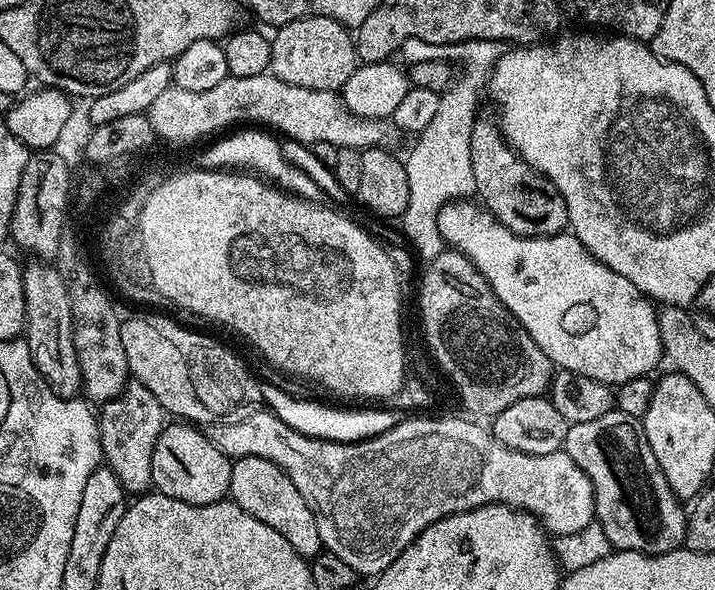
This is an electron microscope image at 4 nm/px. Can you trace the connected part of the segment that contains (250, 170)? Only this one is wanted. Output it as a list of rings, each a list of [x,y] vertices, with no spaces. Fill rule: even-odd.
[[[232,130],[211,142],[205,143],[196,156],[195,167],[206,172],[223,172],[225,170],[243,170],[248,174],[255,174],[264,183],[279,188],[281,192],[297,196],[311,204],[328,204],[329,197],[310,178],[309,174],[298,169],[283,156],[281,141],[275,135],[264,130]],[[276,139],[276,140],[275,140]],[[213,143],[213,144],[212,144]],[[208,144],[208,145],[207,145]]]

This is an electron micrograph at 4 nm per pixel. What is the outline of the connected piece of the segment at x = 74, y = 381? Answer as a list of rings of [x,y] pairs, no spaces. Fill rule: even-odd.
[[[28,262],[22,271],[22,294],[26,298],[23,339],[28,342],[38,374],[62,400],[79,397],[82,392],[78,354],[74,350],[73,318],[70,314],[70,294],[64,273],[48,262]]]

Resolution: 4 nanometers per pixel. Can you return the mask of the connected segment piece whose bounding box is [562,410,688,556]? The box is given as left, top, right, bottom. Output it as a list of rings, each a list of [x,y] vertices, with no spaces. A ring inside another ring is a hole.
[[[613,410],[591,422],[569,424],[562,451],[570,454],[570,458],[574,458],[578,466],[582,466],[582,474],[590,478],[590,486],[594,490],[595,521],[600,524],[613,549],[657,556],[673,552],[683,545],[688,529],[685,505],[670,490],[670,482],[666,482],[666,474],[662,474],[658,458],[654,458],[654,450],[650,450],[641,421],[637,417]]]

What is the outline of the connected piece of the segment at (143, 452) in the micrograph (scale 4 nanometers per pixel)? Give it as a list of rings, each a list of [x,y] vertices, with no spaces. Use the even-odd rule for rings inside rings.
[[[132,382],[122,394],[106,401],[99,409],[100,454],[103,463],[122,482],[129,494],[144,494],[152,488],[152,459],[160,431],[166,427],[164,407],[146,390],[146,386]]]

